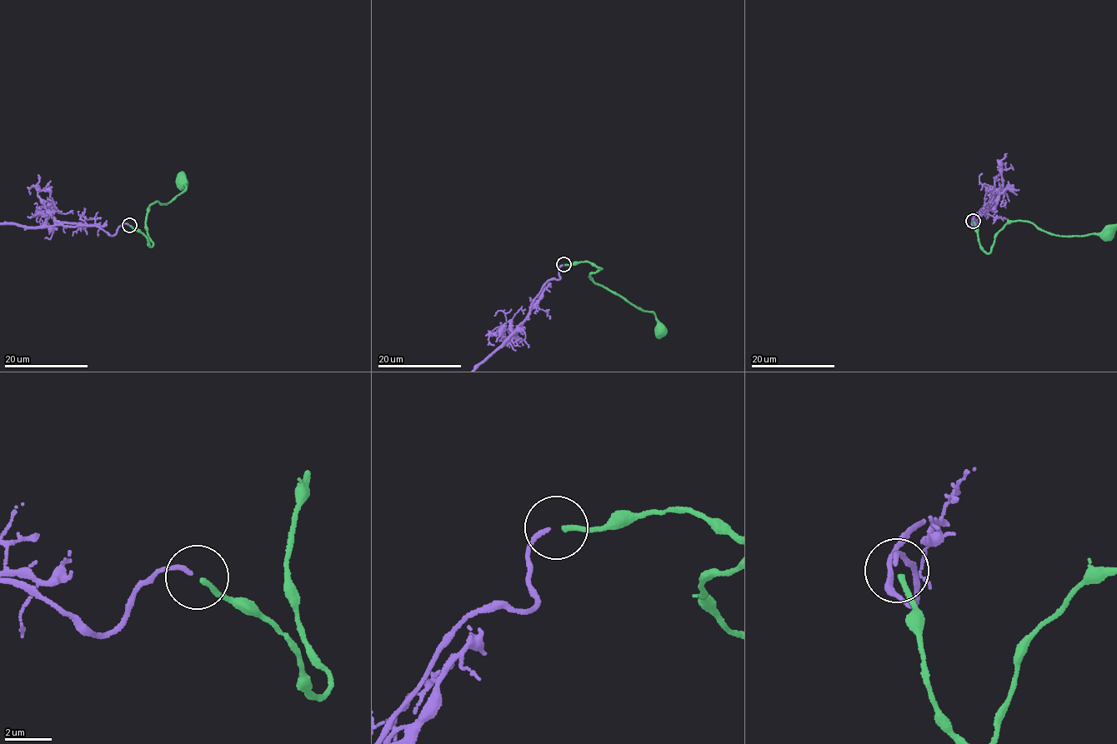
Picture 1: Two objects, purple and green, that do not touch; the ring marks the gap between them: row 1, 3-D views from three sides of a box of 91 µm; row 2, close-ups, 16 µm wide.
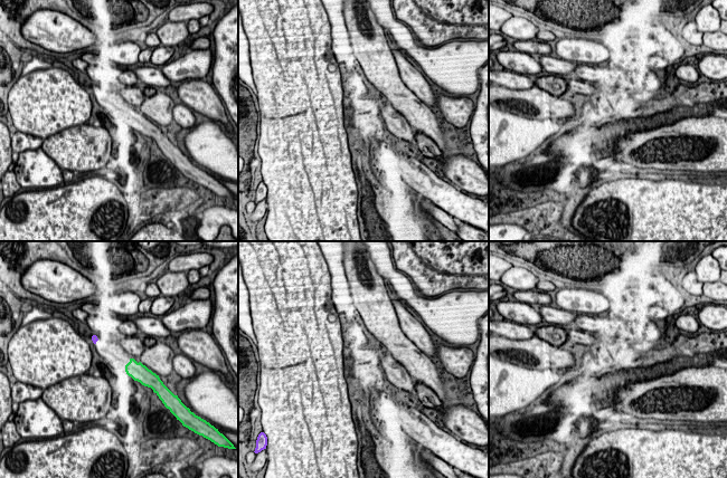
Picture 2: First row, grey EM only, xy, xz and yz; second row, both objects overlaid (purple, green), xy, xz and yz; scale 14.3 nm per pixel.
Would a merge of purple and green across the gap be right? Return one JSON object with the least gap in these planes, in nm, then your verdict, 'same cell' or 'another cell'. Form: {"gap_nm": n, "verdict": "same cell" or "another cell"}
{"gap_nm": 550, "verdict": "same cell"}

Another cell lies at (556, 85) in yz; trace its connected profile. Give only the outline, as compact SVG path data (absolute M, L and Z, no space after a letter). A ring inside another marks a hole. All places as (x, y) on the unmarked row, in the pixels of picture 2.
M549 75L542 76L535 80L536 86L541 89L545 89L553 96L560 97L567 88L567 77Z

